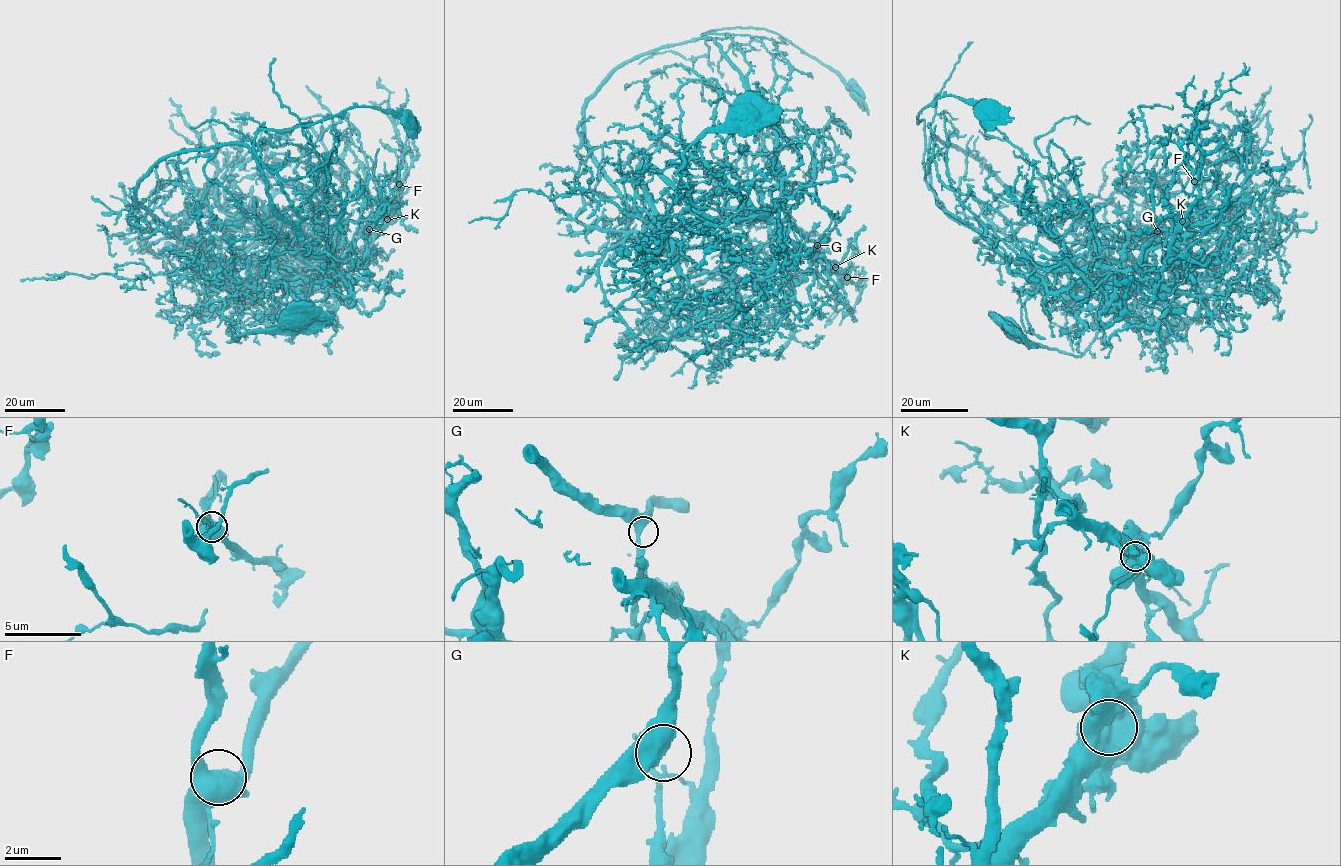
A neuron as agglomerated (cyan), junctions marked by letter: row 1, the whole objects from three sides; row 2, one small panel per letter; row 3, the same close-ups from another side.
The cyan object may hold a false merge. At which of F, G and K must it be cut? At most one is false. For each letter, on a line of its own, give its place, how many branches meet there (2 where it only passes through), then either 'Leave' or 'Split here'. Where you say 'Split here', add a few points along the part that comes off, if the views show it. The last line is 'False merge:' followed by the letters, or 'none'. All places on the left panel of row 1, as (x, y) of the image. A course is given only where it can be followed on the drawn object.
F: Place: (399, 184). Branches: 2. Leave
G: Place: (369, 229). Branches: 2. Leave
K: Place: (387, 219). Branches: 1. Split here. Course of the part to remove: (387, 220), (294, 279), (136, 201), (160, 161), (242, 144), (340, 264), (379, 192), (354, 127), (296, 115)
False merge: K

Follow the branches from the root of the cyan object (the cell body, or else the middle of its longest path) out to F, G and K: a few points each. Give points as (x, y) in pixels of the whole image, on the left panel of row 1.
F: (408, 121), (350, 107), (258, 129), (253, 145), (302, 218), (300, 239), (332, 263), (381, 226), (399, 184)
G: (408, 121), (350, 107), (317, 122), (256, 130), (253, 152), (302, 218), (309, 249), (340, 264), (369, 229)
K: (408, 121), (350, 107), (256, 130), (253, 152), (313, 252), (340, 264), (387, 220)

